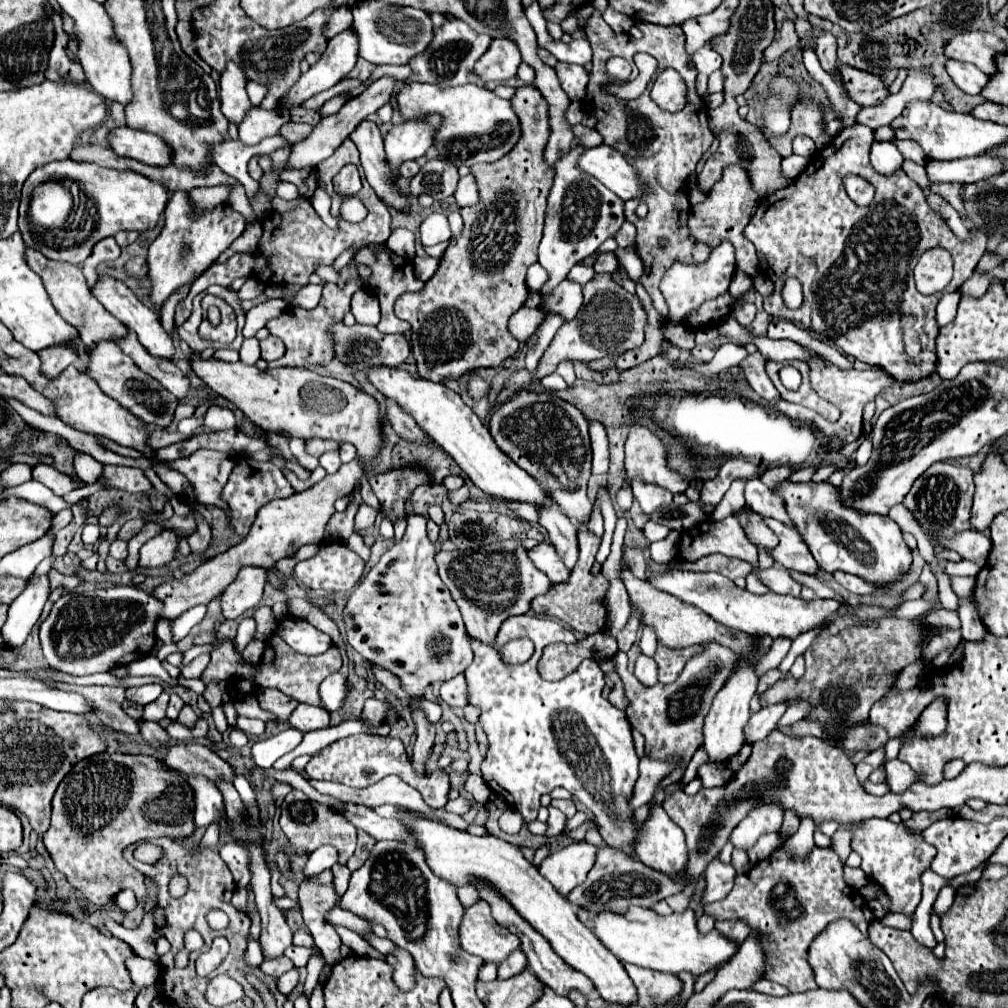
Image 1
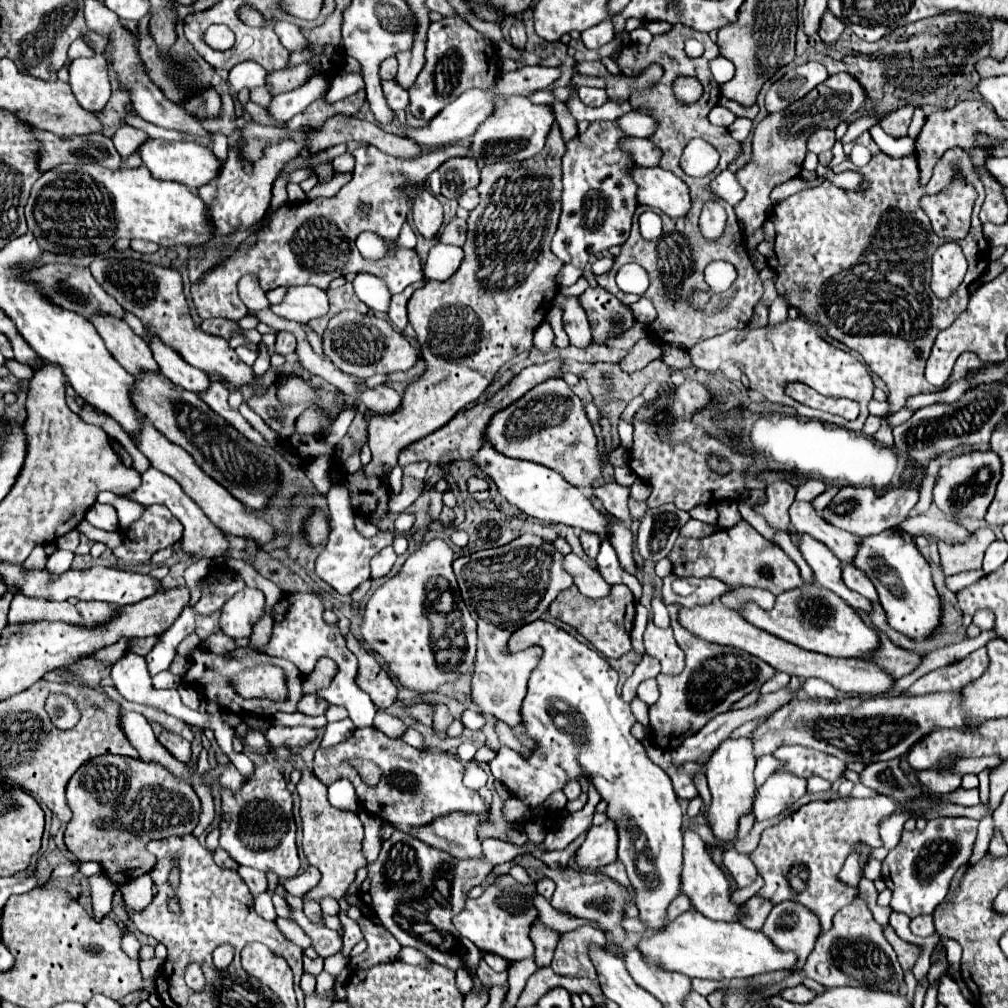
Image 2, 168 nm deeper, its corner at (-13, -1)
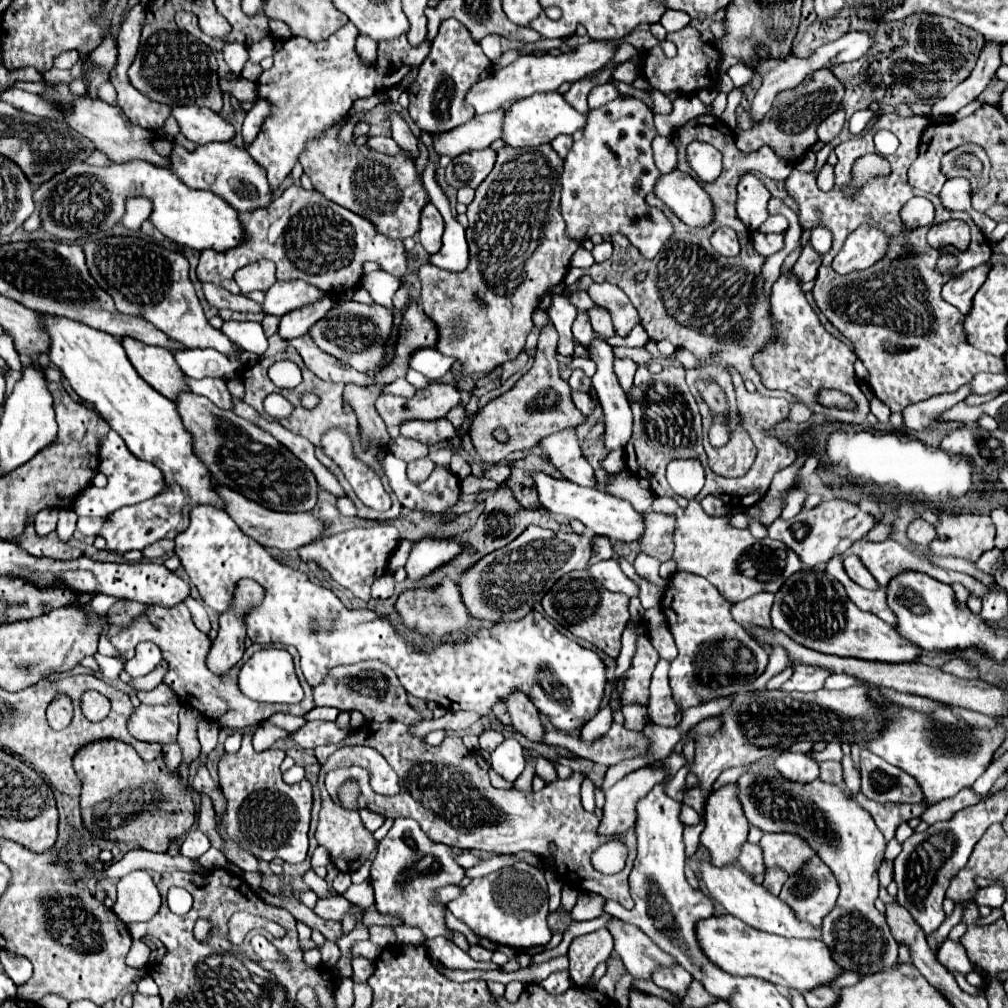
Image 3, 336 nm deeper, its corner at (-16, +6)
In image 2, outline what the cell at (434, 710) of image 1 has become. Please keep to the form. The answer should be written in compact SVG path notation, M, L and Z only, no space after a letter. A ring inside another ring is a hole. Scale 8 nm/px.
M465 710L465 712L461 714L461 722L463 722L465 728L469 728L469 730L479 730L479 728L485 724L483 714L481 714L481 712L475 712L475 710Z

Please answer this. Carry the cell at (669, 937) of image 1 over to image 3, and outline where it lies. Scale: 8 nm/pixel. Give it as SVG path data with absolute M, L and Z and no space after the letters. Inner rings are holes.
M722 915L700 921L696 935L700 937L700 945L704 945L704 953L708 953L710 961L716 961L720 969L732 975L752 975L766 979L774 985L782 985L788 989L796 989L800 993L812 991L820 985L832 985L836 977L844 973L844 969L832 959L828 945L822 941L804 941L804 939L786 939L780 935L764 933L752 929L744 921Z

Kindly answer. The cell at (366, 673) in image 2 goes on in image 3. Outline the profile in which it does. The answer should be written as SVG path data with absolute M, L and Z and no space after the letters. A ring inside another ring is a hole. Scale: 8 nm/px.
M360 661L354 665L334 667L324 681L314 687L316 705L336 707L340 711L360 711L366 721L400 721L406 725L416 725L422 717L408 705L408 695L400 685L396 673L382 661Z

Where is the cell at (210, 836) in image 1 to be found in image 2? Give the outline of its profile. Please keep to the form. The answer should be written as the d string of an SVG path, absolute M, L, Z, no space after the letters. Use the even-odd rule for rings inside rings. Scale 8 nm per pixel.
M229 764L223 772L223 776L219 778L219 786L223 790L229 790L231 794L237 794L243 788L243 784L245 784L245 778L237 772L237 768L233 768L233 764Z

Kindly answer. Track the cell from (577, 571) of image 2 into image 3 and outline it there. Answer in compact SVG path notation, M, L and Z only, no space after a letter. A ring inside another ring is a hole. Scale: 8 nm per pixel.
M608 559L608 561L600 561L592 565L590 575L610 591L624 593L628 597L638 597L638 585L622 573L616 559Z

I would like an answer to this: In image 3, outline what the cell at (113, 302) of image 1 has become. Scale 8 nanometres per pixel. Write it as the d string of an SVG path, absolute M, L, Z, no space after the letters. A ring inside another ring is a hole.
M188 377L186 381L188 381L192 393L208 397L220 409L230 409L230 411L234 409L232 395L230 395L224 379L212 379L212 377L206 377L206 379L190 379Z

